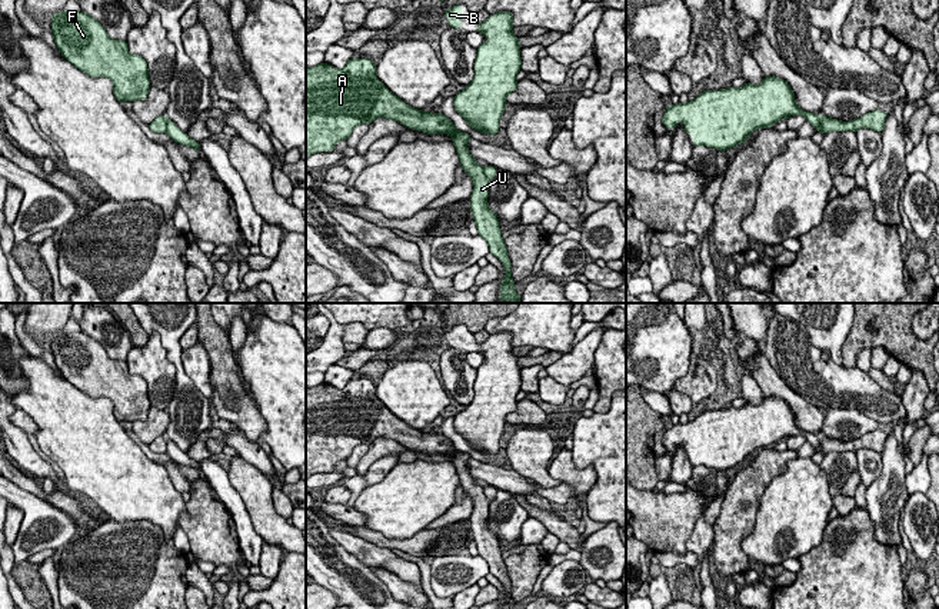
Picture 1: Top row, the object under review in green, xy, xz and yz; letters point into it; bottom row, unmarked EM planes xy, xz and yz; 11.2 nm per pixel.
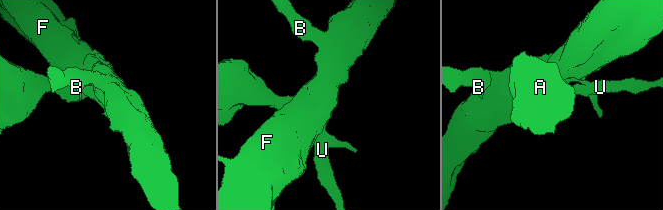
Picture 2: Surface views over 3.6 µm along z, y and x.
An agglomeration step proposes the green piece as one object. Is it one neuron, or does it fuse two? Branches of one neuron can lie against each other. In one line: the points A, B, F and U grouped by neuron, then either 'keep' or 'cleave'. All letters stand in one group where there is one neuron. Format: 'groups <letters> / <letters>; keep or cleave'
groups A U / B F; cleave

